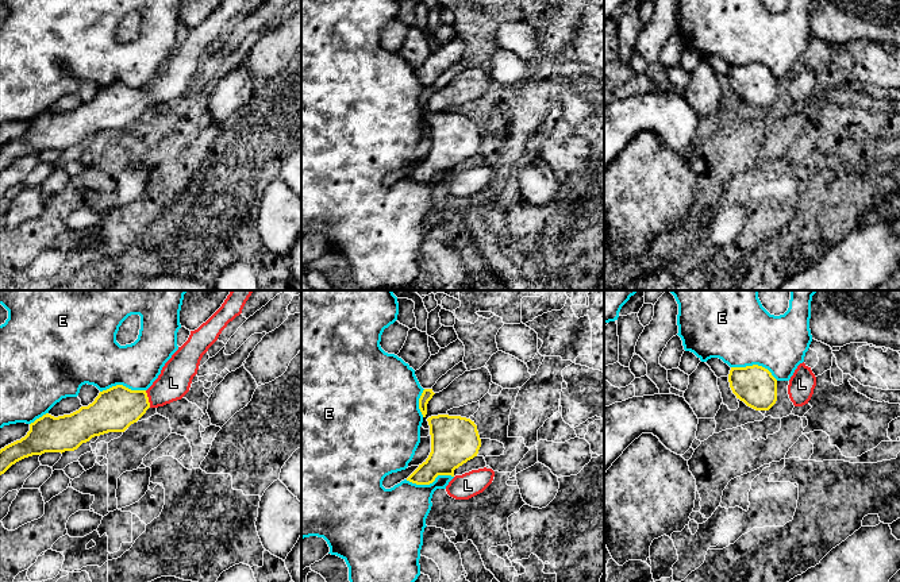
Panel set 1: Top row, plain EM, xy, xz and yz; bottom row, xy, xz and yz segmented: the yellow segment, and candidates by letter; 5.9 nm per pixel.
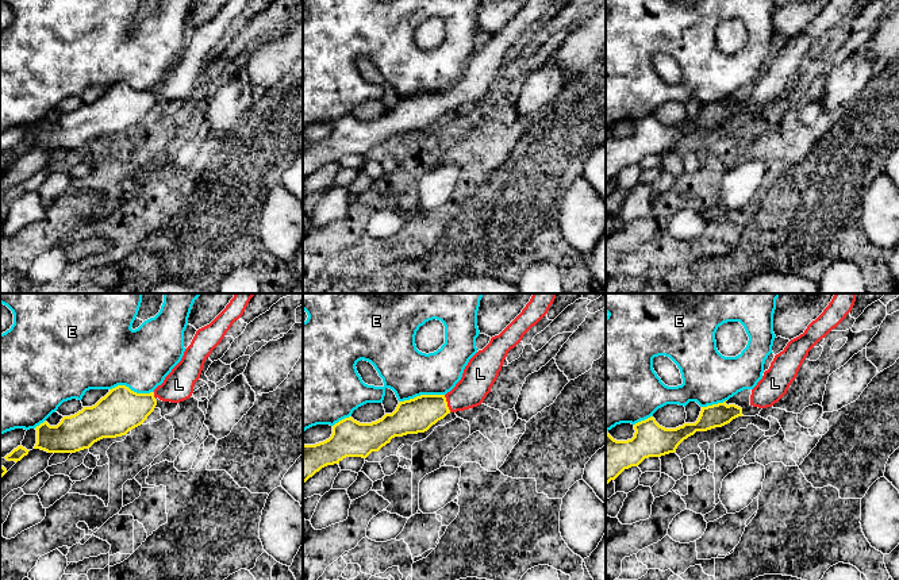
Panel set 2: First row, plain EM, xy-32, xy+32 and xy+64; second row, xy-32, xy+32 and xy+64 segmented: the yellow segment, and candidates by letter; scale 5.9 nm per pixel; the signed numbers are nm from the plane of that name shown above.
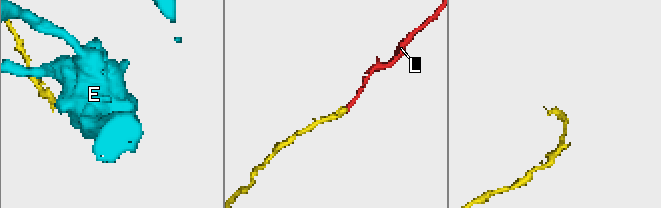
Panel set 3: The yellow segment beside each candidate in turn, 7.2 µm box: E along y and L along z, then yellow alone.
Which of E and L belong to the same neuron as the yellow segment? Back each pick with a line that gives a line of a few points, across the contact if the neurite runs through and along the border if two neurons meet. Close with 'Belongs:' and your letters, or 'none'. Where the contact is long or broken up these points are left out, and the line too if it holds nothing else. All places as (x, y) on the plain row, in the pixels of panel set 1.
L: xy (115, 107), (147, 96), (158, 92), (173, 80)
Belongs: L

